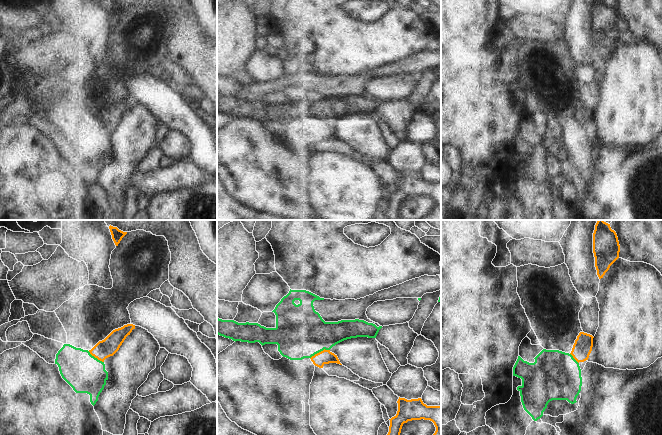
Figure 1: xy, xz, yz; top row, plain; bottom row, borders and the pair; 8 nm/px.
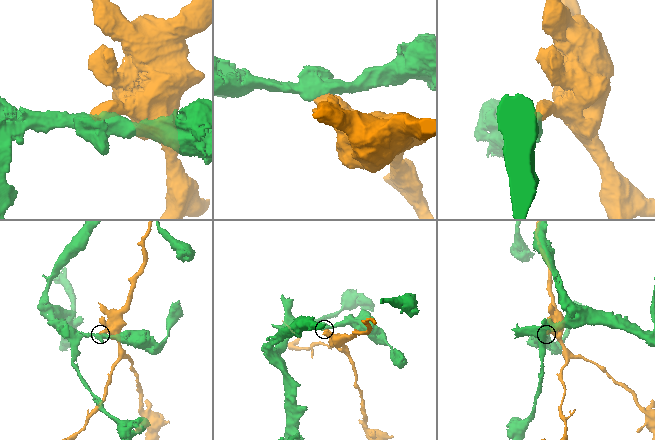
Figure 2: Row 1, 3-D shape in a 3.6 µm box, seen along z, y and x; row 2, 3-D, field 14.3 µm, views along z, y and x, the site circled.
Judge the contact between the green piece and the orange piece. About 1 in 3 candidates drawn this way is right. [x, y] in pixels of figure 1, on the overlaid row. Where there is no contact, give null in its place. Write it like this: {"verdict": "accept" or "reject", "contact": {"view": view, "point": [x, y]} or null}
{"verdict": "reject", "contact": {"view": "xz", "point": [319, 351]}}

